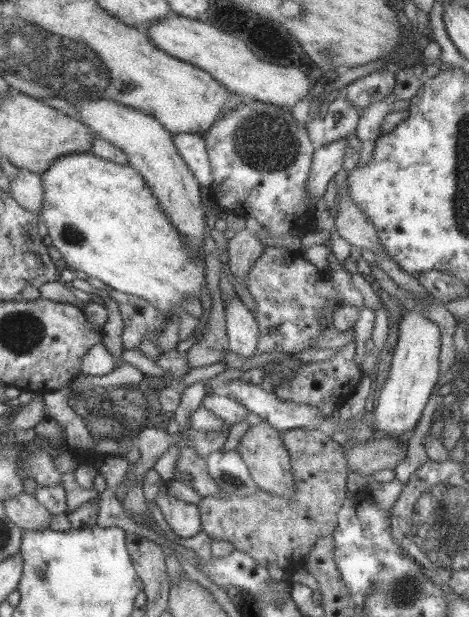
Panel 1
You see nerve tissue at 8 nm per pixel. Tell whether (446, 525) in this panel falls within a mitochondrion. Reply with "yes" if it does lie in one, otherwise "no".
yes

